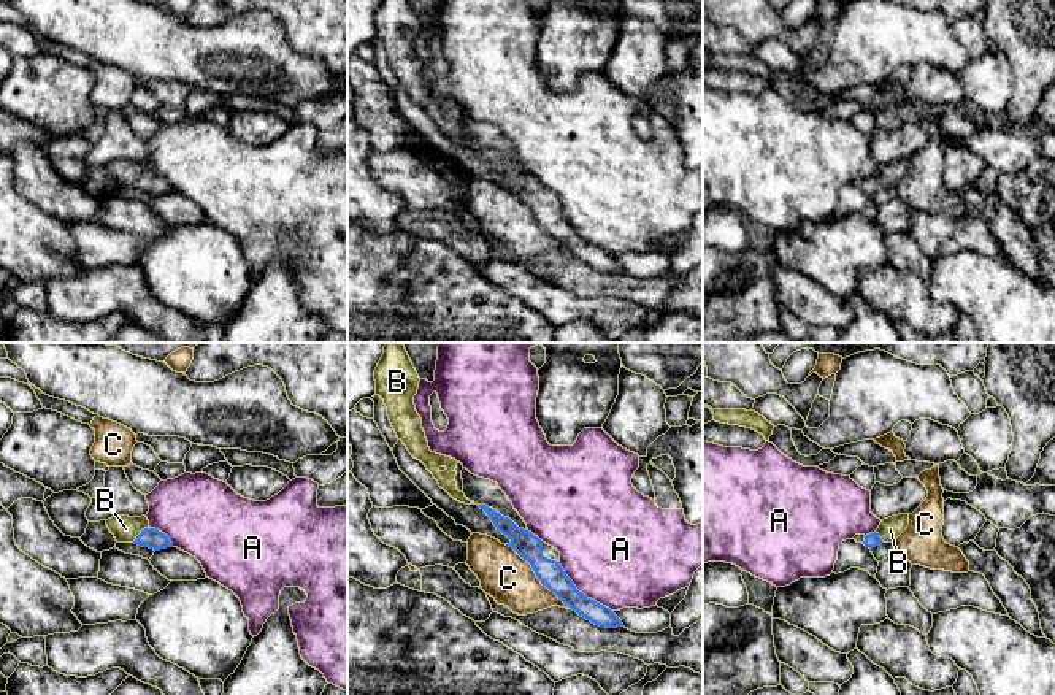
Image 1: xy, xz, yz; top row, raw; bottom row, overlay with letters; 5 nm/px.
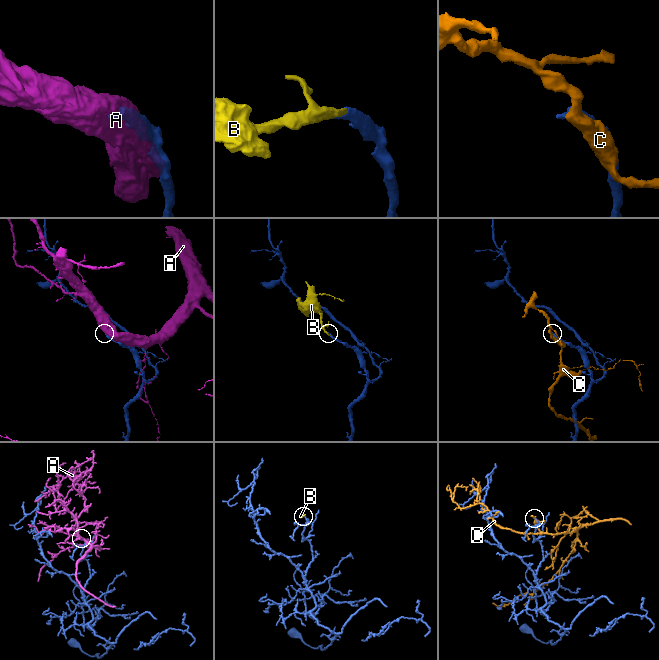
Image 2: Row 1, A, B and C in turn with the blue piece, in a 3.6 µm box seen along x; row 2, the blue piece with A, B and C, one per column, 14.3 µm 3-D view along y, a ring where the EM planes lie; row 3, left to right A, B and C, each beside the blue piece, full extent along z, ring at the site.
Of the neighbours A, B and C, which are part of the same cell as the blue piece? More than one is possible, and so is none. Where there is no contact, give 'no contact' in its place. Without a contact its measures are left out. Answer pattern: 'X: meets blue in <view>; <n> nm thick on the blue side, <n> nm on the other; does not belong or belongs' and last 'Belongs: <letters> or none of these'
A: meets blue in xz; 130 nm thick on the blue side, 500 nm on the other; does not belong
B: meets blue in xy; 100 nm thick on the blue side, 130 nm on the other; belongs
C: meets blue in xz; 130 nm thick on the blue side, 240 nm on the other; does not belong
Belongs: B

